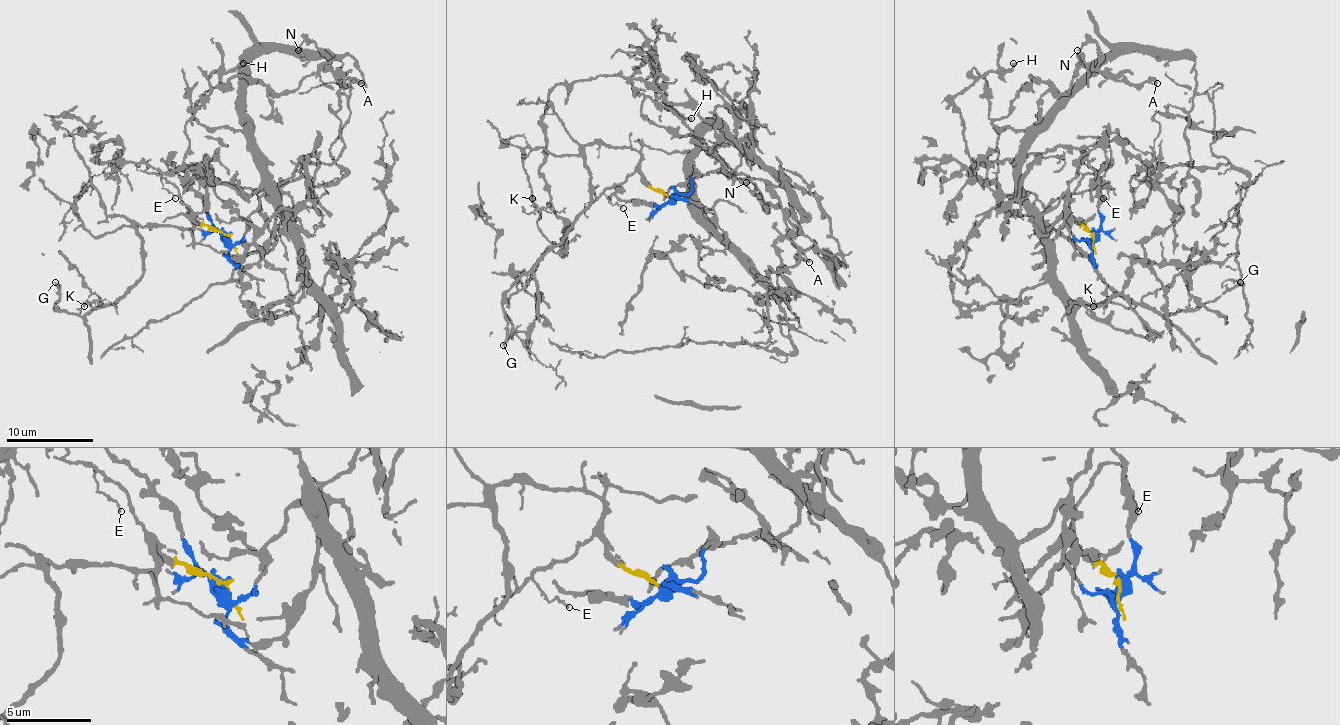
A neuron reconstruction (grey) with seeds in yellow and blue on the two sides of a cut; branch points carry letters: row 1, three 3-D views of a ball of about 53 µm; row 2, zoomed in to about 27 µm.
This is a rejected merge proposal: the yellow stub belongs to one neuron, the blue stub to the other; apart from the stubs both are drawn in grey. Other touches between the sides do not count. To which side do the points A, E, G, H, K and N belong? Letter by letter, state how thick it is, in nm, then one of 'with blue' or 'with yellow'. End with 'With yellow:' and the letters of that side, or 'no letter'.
A: 190 nm | with blue
E: 100 nm | with yellow
G: 240 nm | with yellow
H: 240 nm | with blue
K: 180 nm | with yellow
N: 130 nm | with blue
With yellow: E, G, K

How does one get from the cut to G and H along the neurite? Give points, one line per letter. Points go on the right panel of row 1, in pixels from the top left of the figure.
G: (1092, 237), (1073, 217), (1038, 226), (1059, 230), (1099, 274), (1164, 315), (1214, 302), (1240, 283)
H: (1092, 237), (1070, 230), (1066, 193), (1040, 213), (970, 163), (953, 99), (1014, 62)

